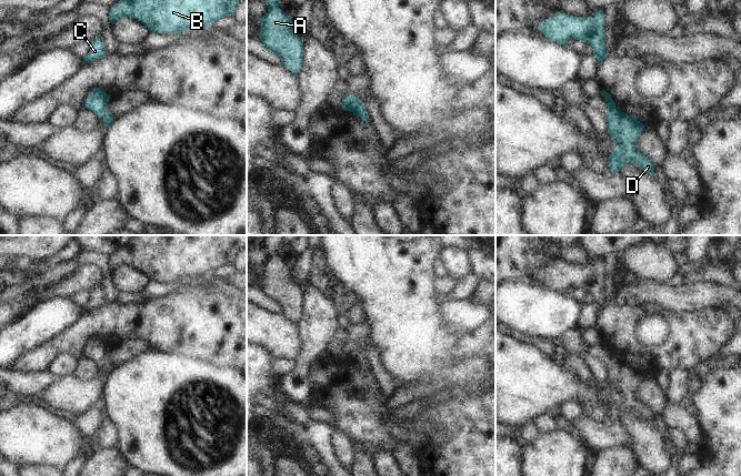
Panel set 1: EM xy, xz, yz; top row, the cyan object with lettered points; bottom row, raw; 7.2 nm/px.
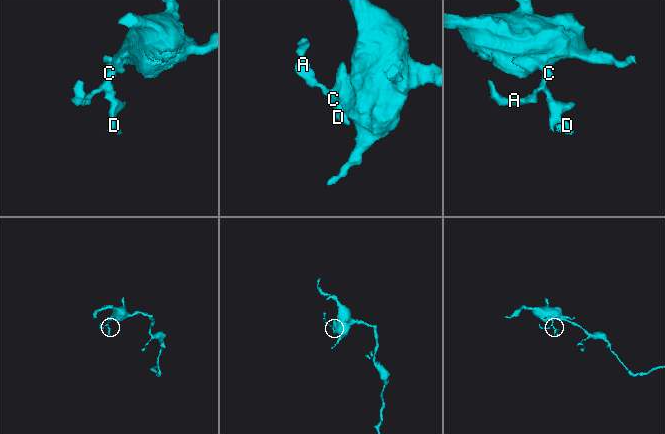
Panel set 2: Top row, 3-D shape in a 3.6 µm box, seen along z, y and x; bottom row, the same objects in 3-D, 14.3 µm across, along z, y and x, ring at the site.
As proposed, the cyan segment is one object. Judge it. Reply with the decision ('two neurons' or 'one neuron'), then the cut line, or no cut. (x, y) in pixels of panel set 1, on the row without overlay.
two neurons | xz (354, 345), (348, 358)

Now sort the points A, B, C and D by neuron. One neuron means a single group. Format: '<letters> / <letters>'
A B C / D

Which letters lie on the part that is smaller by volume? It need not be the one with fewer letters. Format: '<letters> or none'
D

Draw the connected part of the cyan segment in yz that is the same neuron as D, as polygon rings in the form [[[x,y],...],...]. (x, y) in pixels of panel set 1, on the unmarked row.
[[[617,357],[607,362],[608,379],[617,392],[617,396],[609,405],[609,415],[612,422],[620,421],[628,411],[634,411],[655,426],[655,414],[644,403],[635,398],[635,393],[644,374],[632,364]]]

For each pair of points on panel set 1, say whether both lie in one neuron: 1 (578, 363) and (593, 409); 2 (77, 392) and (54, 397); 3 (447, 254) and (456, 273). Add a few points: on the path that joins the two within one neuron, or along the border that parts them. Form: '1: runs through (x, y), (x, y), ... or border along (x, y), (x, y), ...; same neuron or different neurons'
1: runs through (584, 374), (586, 378), (596, 390), (596, 398); same neuron
2: runs through (71, 395), (60, 396); same neuron
3: runs through (451, 259), (456, 263), (456, 269); same neuron

